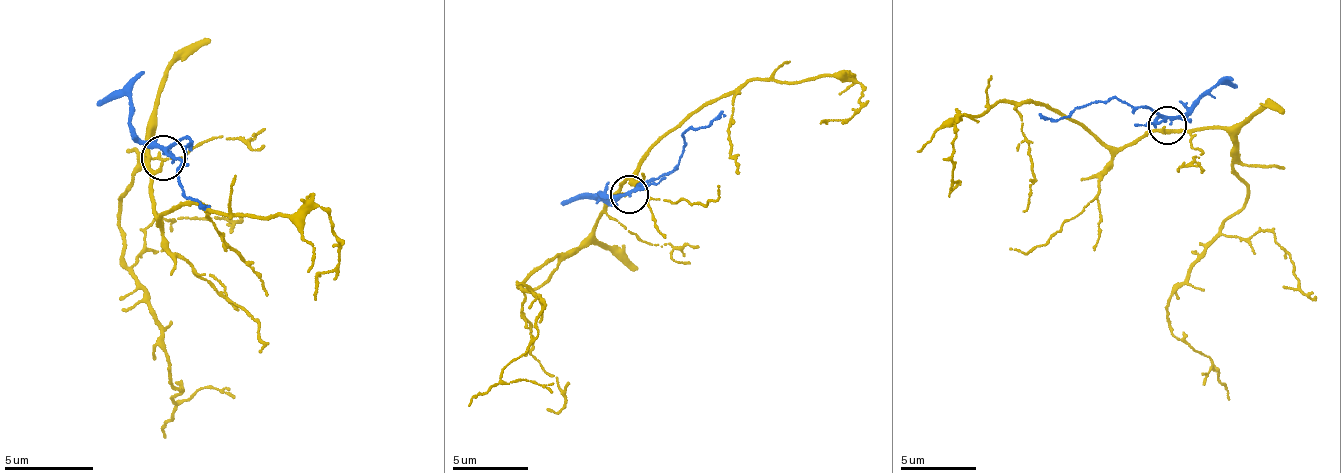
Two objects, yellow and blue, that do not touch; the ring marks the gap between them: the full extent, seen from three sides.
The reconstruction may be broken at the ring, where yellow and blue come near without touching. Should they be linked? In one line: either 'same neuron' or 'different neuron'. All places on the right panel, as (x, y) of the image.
different neuron

